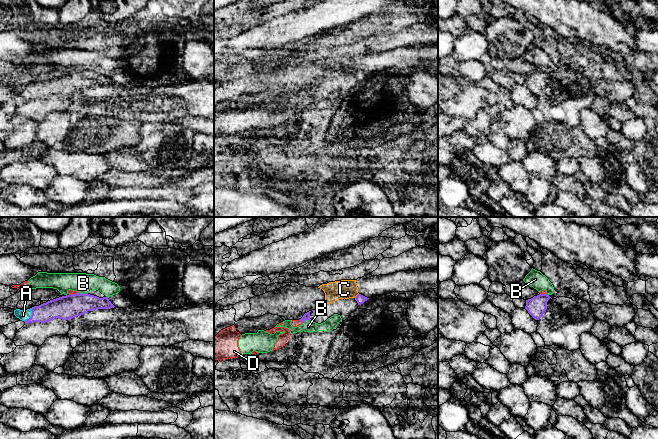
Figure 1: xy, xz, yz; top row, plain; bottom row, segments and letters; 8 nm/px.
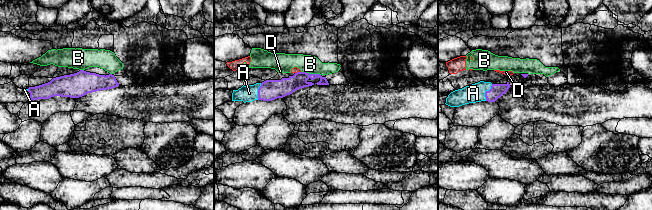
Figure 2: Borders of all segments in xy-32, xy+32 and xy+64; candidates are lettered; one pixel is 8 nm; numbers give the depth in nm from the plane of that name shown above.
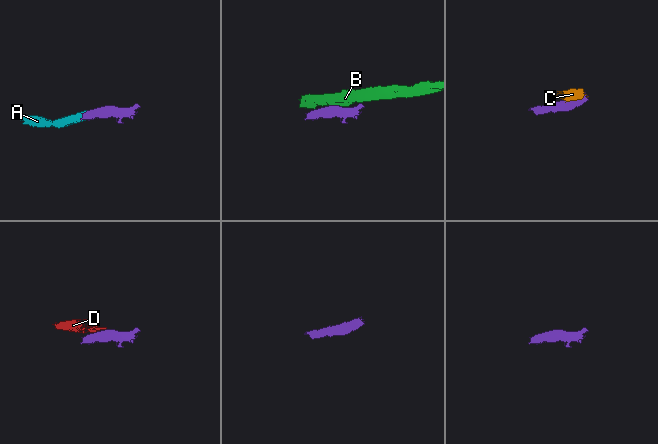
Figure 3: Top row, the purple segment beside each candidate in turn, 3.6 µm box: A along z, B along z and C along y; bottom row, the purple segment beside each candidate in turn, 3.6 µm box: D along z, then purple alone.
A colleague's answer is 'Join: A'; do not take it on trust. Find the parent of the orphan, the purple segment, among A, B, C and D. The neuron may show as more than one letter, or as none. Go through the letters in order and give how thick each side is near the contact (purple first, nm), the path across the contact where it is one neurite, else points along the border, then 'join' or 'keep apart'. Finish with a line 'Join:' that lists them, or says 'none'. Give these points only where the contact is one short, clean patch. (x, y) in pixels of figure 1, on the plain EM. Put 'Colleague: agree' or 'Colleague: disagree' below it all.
A: 170/90 nm | across xy (61, 84), (31, 91), (23, 91) | join
B: 60/100 nm | keep apart
C: 70/160 nm | along xz (358, 69), (354, 73) | keep apart
D: 60/60 nm | along xz (299, 95), (302, 98) | keep apart
Join: A
Colleague: agree

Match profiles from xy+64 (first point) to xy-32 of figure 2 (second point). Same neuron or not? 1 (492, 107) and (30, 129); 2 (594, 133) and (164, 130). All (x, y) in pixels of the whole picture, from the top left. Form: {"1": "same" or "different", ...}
{"1": "different", "2": "same"}

